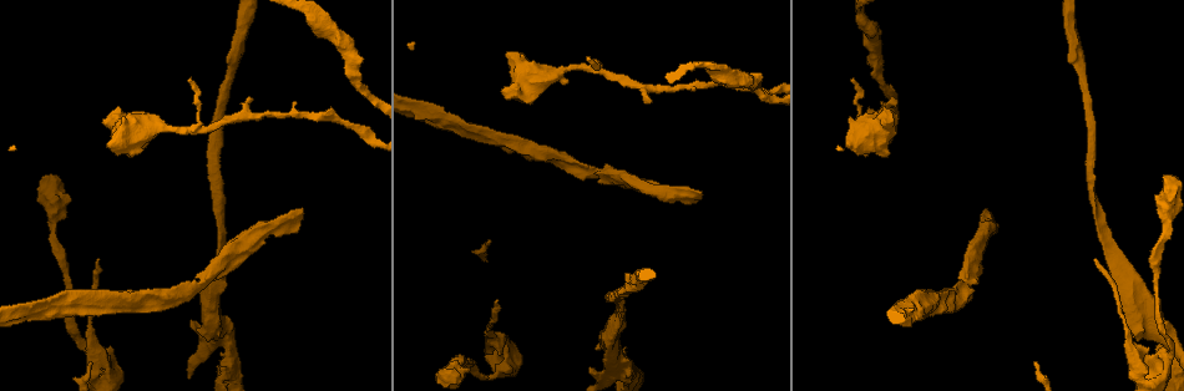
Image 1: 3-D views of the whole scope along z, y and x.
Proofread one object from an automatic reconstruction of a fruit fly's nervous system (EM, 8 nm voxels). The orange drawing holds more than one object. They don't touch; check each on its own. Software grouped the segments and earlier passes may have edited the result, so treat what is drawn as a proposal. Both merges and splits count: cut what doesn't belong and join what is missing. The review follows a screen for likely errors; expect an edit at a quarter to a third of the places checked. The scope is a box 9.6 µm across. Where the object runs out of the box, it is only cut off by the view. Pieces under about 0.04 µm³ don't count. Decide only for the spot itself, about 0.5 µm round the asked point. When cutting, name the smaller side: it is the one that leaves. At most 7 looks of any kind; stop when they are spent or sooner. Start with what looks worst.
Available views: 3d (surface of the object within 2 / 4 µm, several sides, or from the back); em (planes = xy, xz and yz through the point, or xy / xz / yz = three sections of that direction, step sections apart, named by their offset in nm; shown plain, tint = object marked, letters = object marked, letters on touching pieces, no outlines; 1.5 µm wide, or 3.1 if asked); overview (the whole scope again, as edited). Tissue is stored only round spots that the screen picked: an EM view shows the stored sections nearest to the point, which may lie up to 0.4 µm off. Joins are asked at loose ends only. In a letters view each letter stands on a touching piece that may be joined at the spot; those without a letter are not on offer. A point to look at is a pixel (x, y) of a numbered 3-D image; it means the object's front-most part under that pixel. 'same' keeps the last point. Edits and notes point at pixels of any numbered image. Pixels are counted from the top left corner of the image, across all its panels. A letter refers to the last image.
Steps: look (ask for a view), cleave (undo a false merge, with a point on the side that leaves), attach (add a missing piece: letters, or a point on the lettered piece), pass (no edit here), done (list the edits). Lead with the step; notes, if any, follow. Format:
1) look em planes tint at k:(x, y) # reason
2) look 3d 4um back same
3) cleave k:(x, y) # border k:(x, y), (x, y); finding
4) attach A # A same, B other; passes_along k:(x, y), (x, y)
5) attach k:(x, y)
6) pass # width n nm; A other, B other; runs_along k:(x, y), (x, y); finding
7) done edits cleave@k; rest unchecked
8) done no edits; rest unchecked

look 3d 4um at 1:(42, 178) # end of a long branch

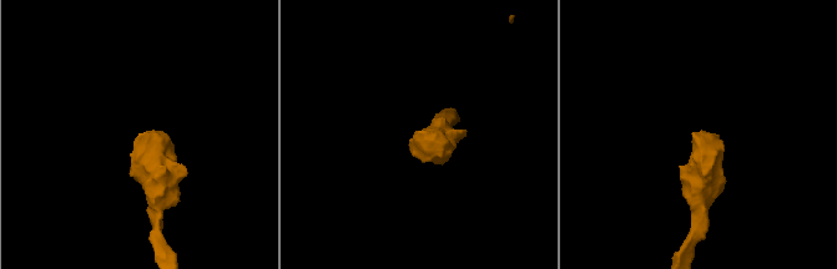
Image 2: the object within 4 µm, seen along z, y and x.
look em planes letters at 2:(693, 132)

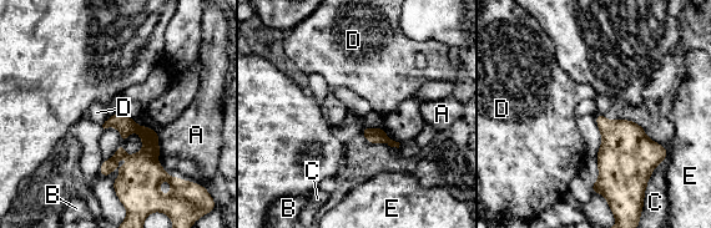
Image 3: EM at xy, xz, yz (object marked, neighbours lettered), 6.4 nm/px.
pass # longest_contact C 240 nm; A other, B other, C other, D other, E other; none of them fits

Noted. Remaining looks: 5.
look em planes tint at 1:(1130, 329) # thick end

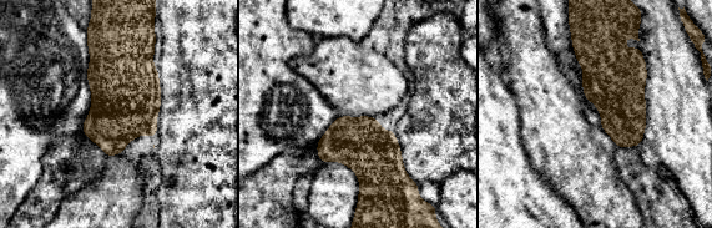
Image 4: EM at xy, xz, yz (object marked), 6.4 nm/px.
look em planes letters same # what lies round it

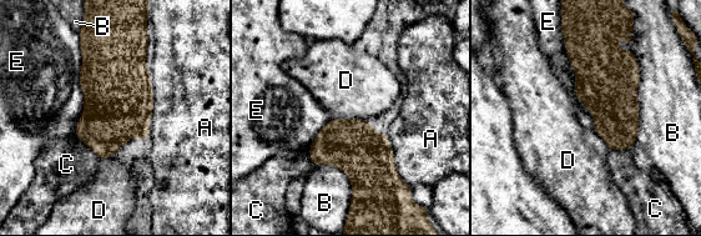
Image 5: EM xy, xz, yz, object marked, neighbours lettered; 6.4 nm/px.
pass # longest_contact B 600 nm; A other, B other, C other, D other, E other; border 5:(367, 119), (331, 120); no lettered piece goes on from it

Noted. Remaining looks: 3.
look 3d 4um at 1:(99, 260) # long arm stops here

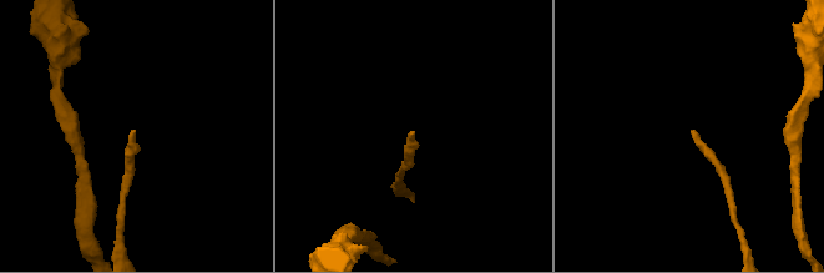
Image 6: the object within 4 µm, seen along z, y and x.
look em planes plain at 6:(412, 134) # shape alone is not enough

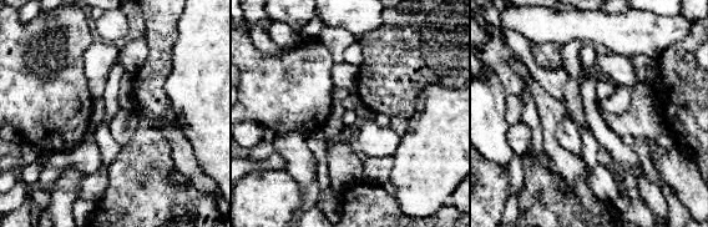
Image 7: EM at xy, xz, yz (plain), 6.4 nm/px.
look em planes letters same # see the neighbours

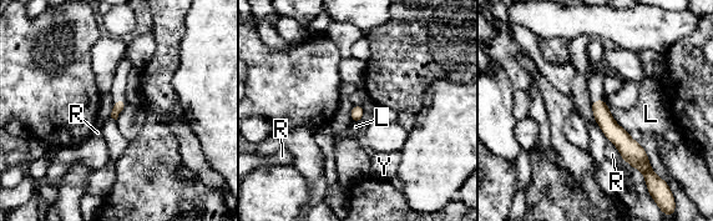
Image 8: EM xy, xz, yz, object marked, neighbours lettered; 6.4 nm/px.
pass # width 80 nm; L other, R other, Y other; border 8:(608, 109), (612, 117), (628, 131); no lettered piece goes on from it

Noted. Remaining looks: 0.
done no edits; rest unchecked

